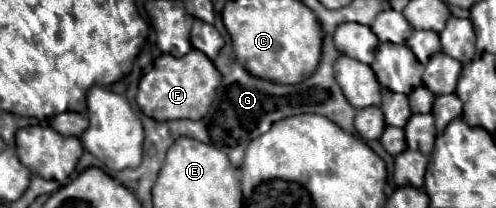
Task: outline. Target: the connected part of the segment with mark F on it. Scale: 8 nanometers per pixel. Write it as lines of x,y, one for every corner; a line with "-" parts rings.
190,51
188,55
176,59
172,55
162,55
154,61
154,69
148,71
140,79
138,87
138,107
144,115
156,121
172,121
172,119
202,119
210,103
214,101
216,89
222,81
222,75
212,65
212,61
202,55
202,51

